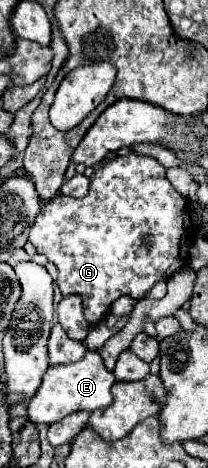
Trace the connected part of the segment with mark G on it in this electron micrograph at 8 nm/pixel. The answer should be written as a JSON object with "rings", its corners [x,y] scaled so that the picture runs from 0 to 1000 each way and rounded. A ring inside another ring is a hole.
{"rings":[[[558,333],[510,350],[471,355],[442,372],[433,410],[404,423],[260,419],[202,436],[173,474],[144,491],[144,517],[279,573],[279,615],[308,632],[385,628],[404,645],[404,675],[433,692],[471,692],[510,658],[577,632],[673,637],[760,598],[817,594],[837,581],[904,564],[904,530],[923,504],[923,479],[904,462],[904,427],[798,385],[788,355],[769,355],[731,333]],[[721,504],[731,526],[702,530],[683,509]]]}

